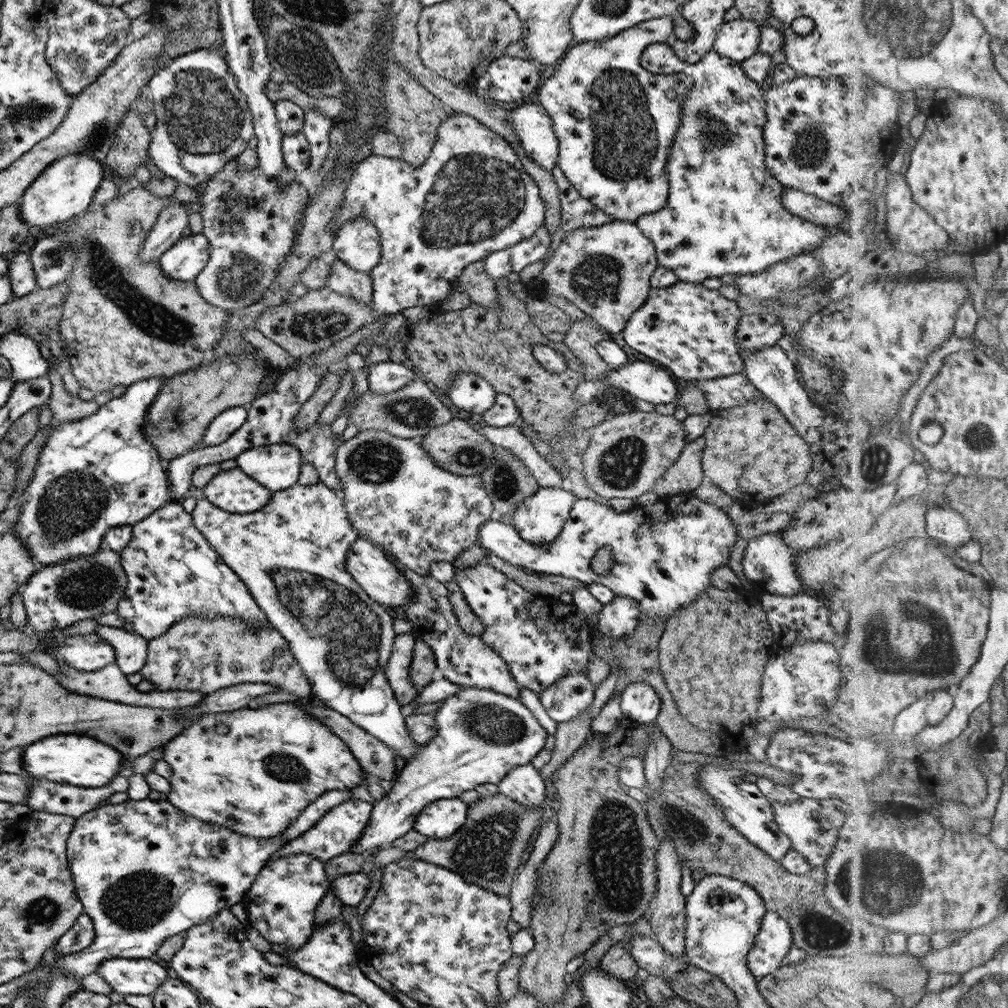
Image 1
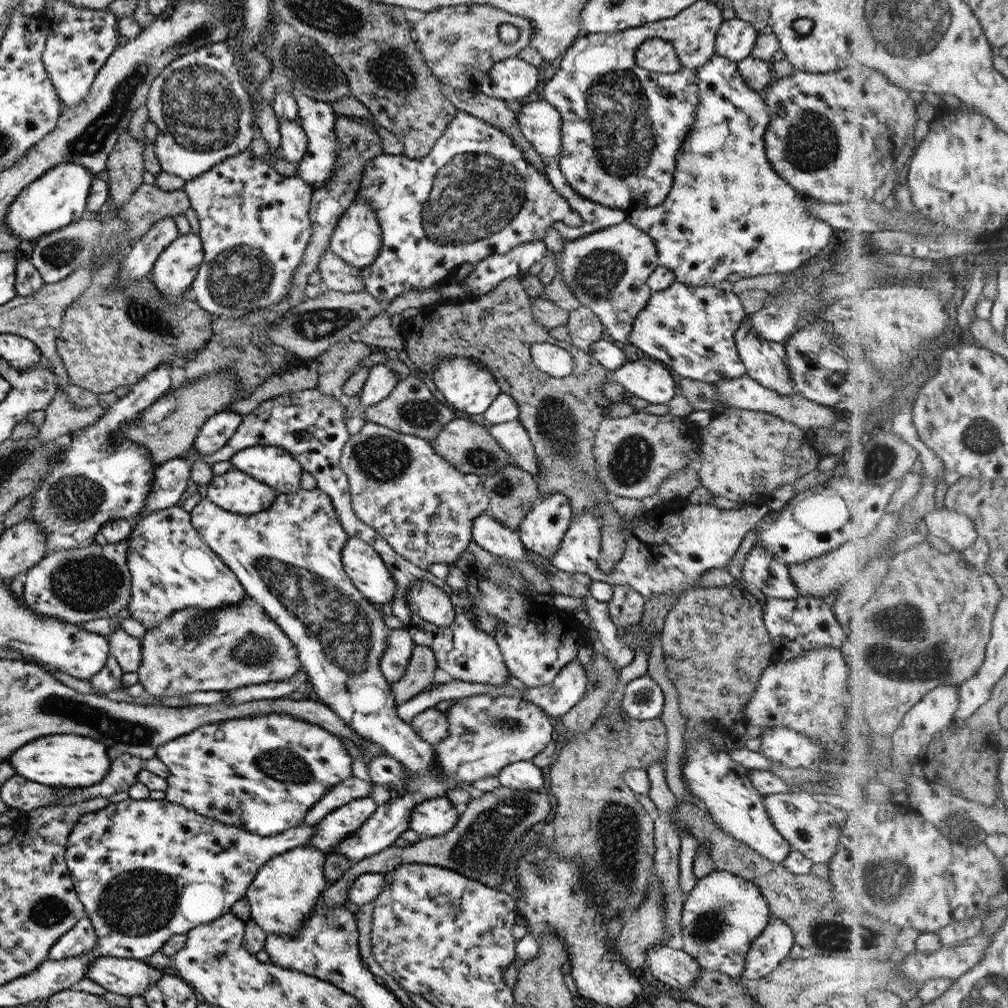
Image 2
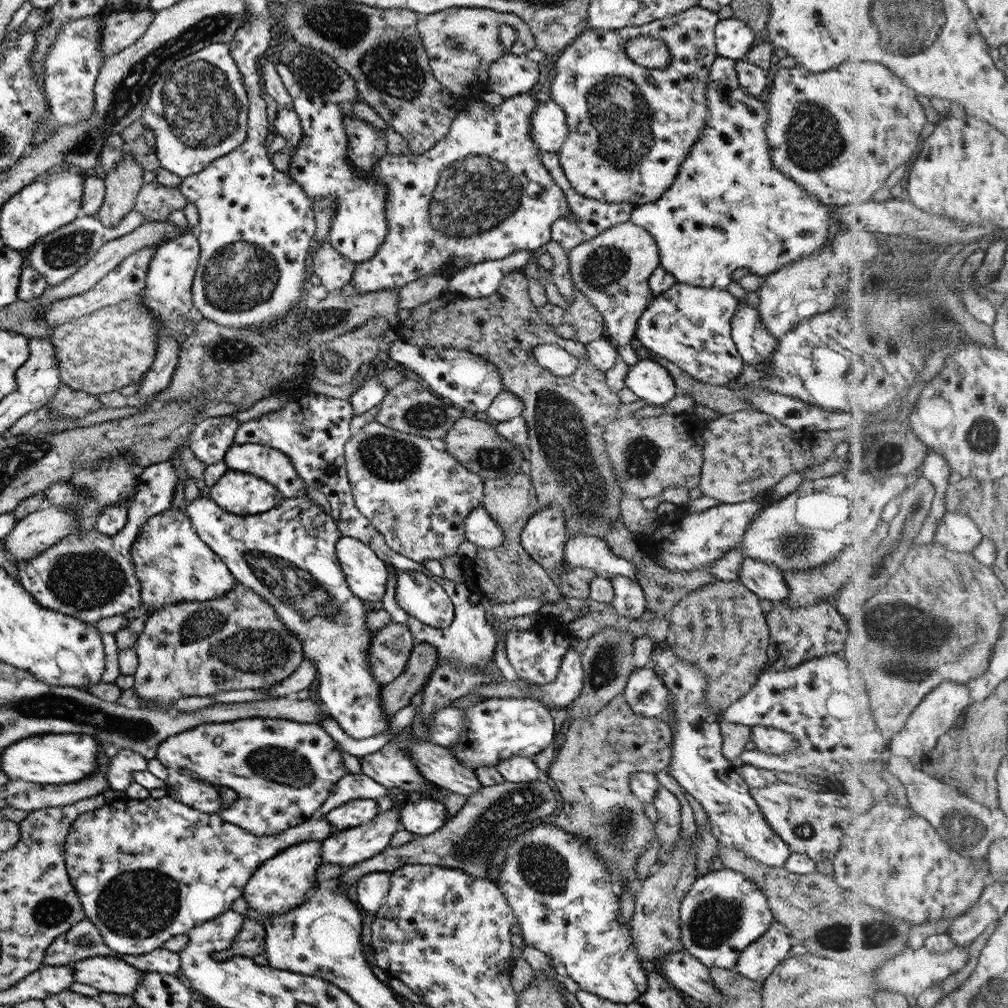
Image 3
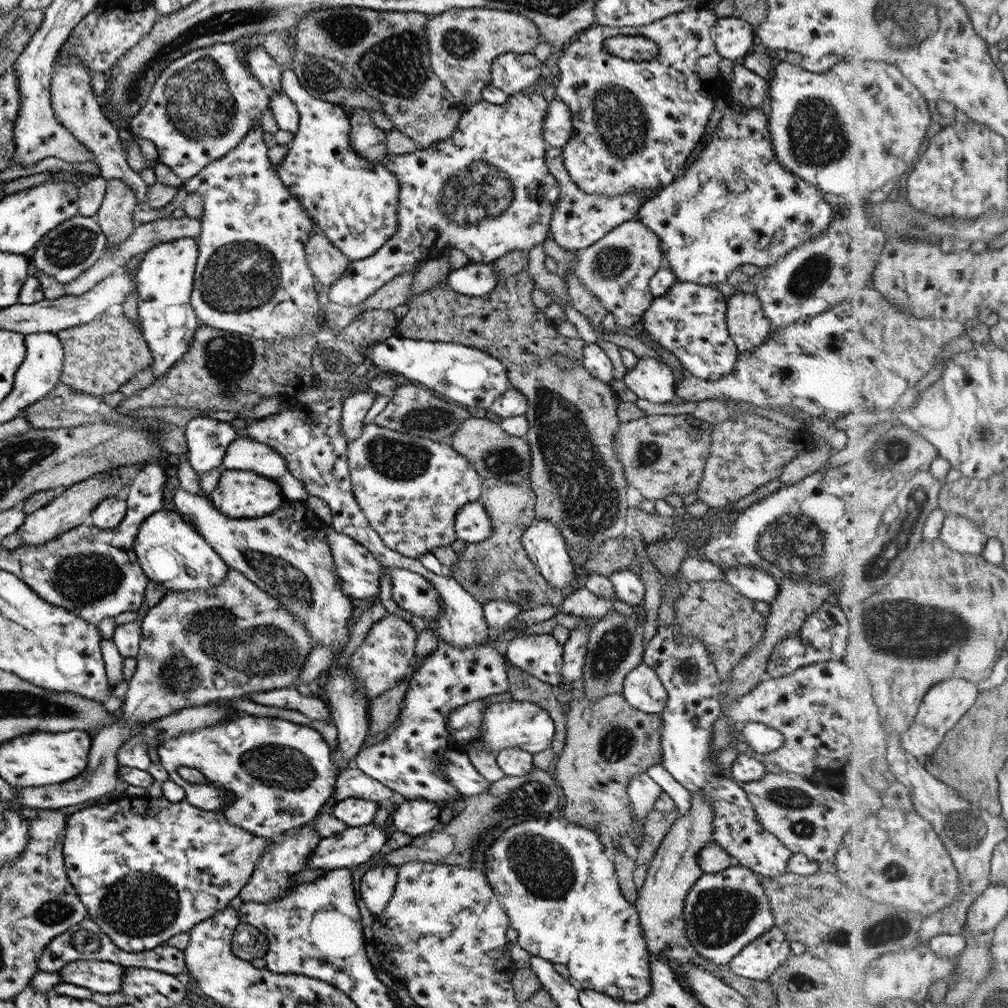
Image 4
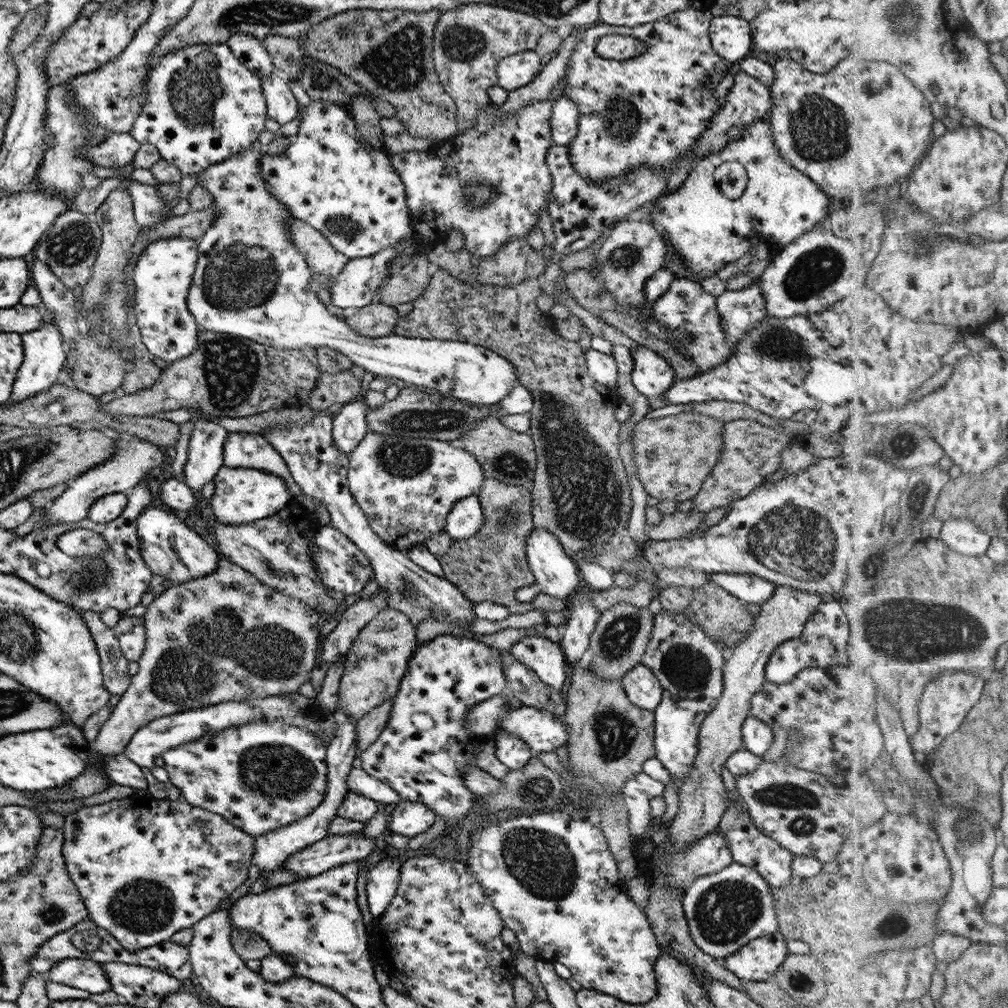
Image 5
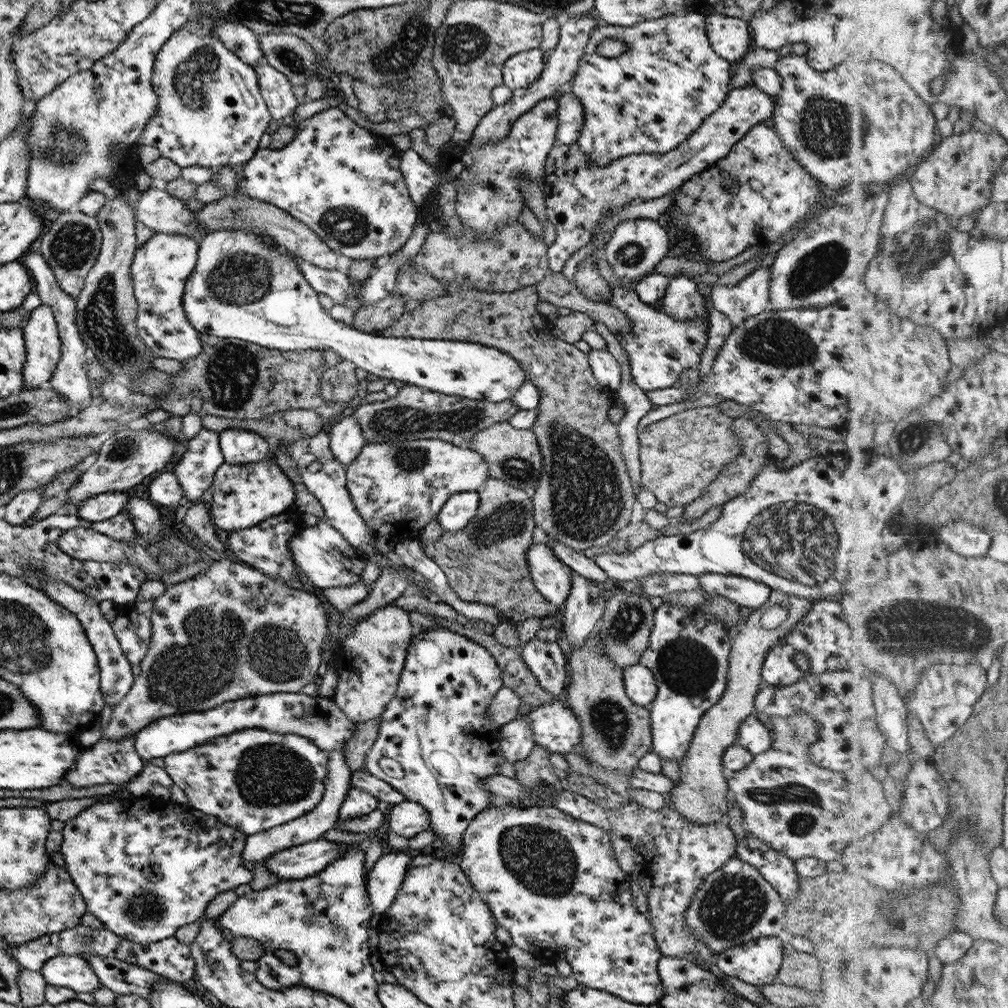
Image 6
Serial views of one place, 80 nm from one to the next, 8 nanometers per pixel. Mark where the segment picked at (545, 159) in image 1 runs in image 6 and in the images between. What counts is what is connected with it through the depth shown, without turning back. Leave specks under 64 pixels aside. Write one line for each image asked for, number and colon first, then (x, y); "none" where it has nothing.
2: (539, 123)
3: (548, 128)
4: (556, 127)
5: (563, 123)
6: (570, 118)

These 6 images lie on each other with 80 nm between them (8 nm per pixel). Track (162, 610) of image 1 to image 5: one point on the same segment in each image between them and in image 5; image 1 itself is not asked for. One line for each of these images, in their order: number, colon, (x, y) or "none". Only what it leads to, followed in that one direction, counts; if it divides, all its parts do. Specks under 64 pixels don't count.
2: (171, 568)
3: (172, 564)
4: (172, 553)
5: (169, 548)

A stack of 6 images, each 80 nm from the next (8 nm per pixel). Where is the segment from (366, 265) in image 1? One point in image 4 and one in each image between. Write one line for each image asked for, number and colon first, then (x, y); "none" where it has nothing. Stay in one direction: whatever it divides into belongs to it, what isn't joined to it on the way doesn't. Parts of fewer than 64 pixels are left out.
2: (356, 238)
3: (318, 164)
4: (352, 203)

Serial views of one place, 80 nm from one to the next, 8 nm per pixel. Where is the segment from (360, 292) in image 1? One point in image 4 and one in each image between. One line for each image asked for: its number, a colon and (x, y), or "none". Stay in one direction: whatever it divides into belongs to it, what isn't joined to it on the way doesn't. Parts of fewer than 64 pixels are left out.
2: (336, 274)
3: (334, 272)
4: (327, 263)

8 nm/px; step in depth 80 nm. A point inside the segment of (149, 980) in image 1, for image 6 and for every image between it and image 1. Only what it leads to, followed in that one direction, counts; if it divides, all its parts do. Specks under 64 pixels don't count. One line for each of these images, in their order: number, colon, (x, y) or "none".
2: (127, 977)
3: (107, 974)
4: (99, 976)
5: (86, 975)
6: (72, 972)

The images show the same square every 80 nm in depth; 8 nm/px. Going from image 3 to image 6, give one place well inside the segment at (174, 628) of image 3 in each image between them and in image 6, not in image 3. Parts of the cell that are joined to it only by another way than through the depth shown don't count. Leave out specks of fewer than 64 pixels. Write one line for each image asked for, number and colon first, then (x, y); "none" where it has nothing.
4: (195, 646)
5: (225, 637)
6: (227, 633)

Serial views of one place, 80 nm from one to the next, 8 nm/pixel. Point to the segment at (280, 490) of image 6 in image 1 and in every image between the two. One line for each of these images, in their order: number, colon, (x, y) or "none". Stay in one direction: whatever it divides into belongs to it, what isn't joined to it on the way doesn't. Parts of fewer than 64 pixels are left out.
1: (232, 491)
2: (234, 491)
3: (238, 493)
4: (238, 494)
5: (241, 495)

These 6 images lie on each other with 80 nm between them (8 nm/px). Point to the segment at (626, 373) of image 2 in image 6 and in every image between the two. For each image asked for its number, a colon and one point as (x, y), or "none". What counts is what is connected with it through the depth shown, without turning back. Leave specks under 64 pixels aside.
3: (650, 382)
4: (650, 380)
5: (651, 375)
6: (658, 347)

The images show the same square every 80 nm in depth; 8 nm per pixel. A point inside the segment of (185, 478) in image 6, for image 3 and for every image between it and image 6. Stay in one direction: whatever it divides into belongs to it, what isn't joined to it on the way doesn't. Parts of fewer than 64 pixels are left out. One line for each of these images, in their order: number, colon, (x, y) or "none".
3: (211, 438)
4: (206, 439)
5: (205, 445)

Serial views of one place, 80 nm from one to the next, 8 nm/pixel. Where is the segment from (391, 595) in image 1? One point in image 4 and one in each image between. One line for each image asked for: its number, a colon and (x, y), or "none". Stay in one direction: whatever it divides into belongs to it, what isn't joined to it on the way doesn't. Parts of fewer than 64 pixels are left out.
2: (366, 571)
3: (365, 575)
4: (358, 572)

